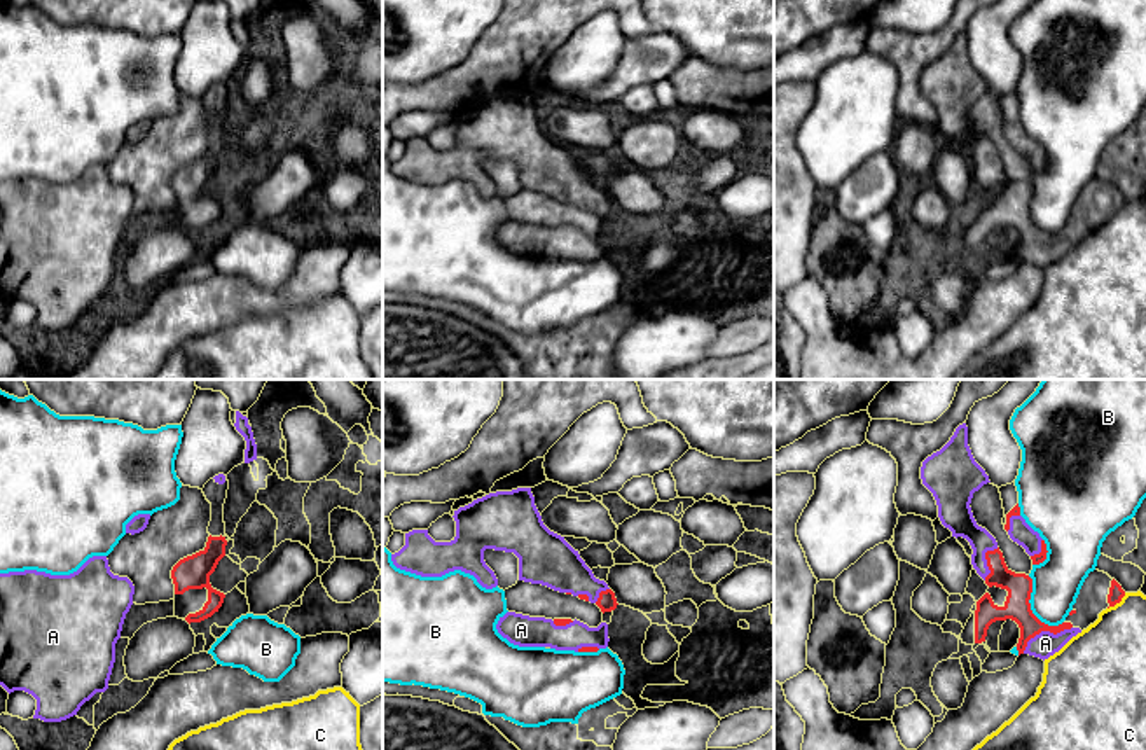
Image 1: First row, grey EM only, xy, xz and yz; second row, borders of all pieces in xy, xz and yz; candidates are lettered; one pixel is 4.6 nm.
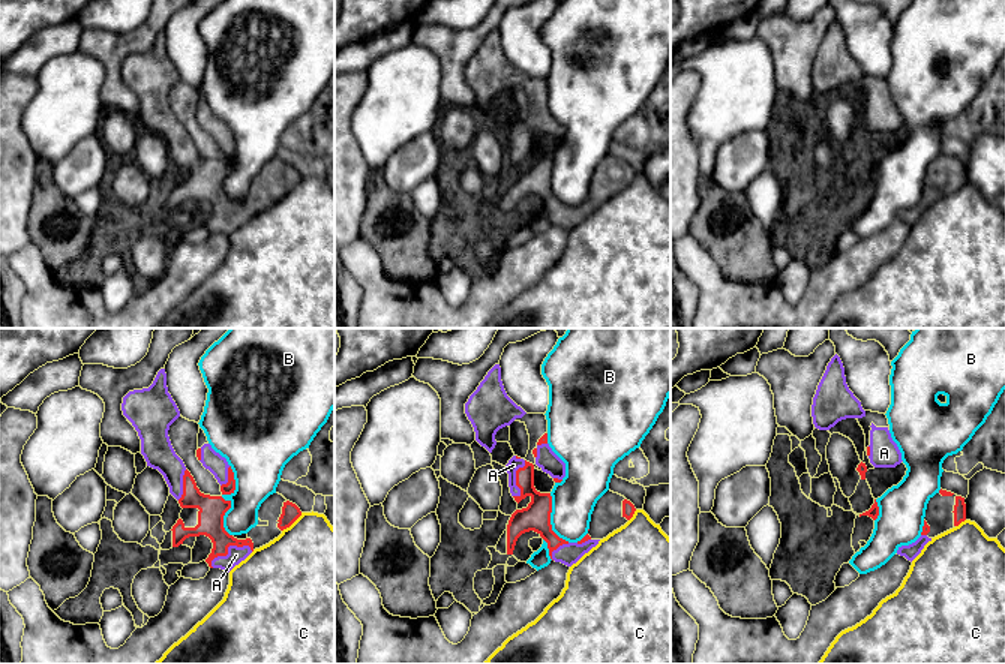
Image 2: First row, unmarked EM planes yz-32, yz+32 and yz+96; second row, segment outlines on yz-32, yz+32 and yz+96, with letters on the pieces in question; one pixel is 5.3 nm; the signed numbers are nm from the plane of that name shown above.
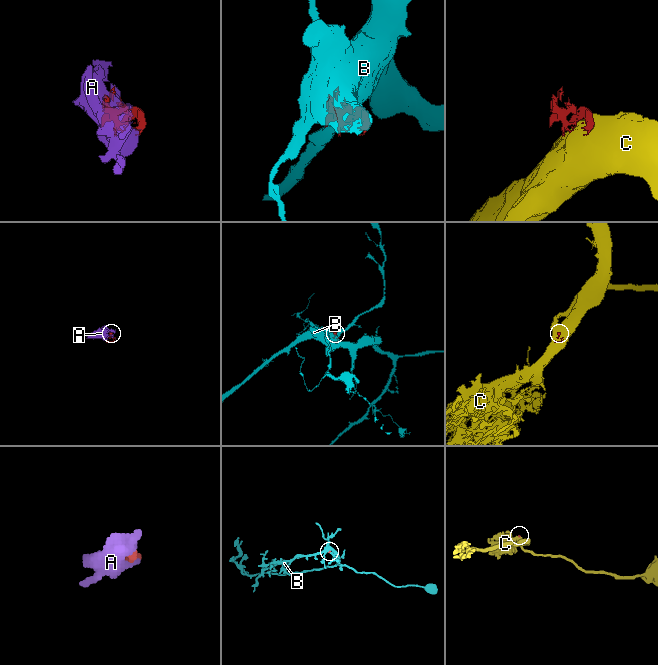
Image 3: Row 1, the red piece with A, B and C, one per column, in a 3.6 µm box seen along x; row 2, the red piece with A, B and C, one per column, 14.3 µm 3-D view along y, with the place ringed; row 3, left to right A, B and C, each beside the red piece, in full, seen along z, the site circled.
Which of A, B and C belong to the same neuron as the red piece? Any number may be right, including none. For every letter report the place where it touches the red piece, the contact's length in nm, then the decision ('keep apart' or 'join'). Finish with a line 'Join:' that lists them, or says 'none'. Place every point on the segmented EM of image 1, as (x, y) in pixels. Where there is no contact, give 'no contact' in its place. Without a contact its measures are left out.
A: contact yz (1043, 630); length 260 nm; join
B: contact yz (1029, 609); length 280 nm; keep apart
C: contact yz (1117, 602); length 120 nm; keep apart
Join: A

